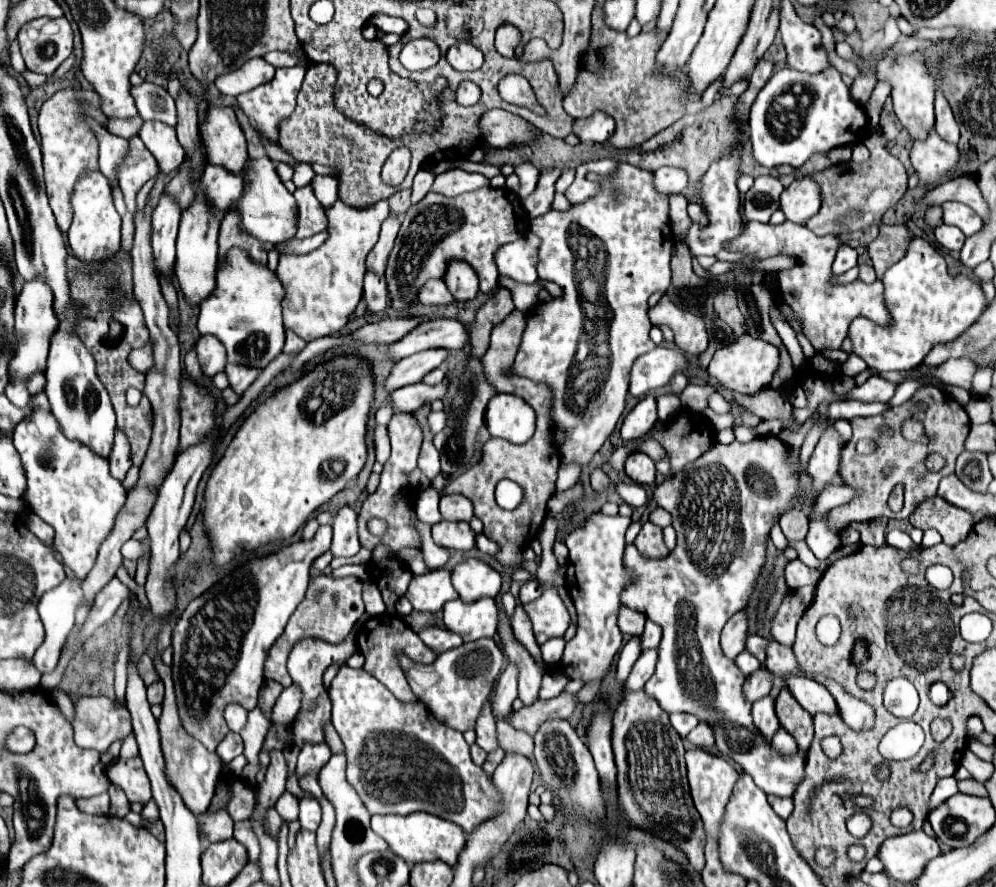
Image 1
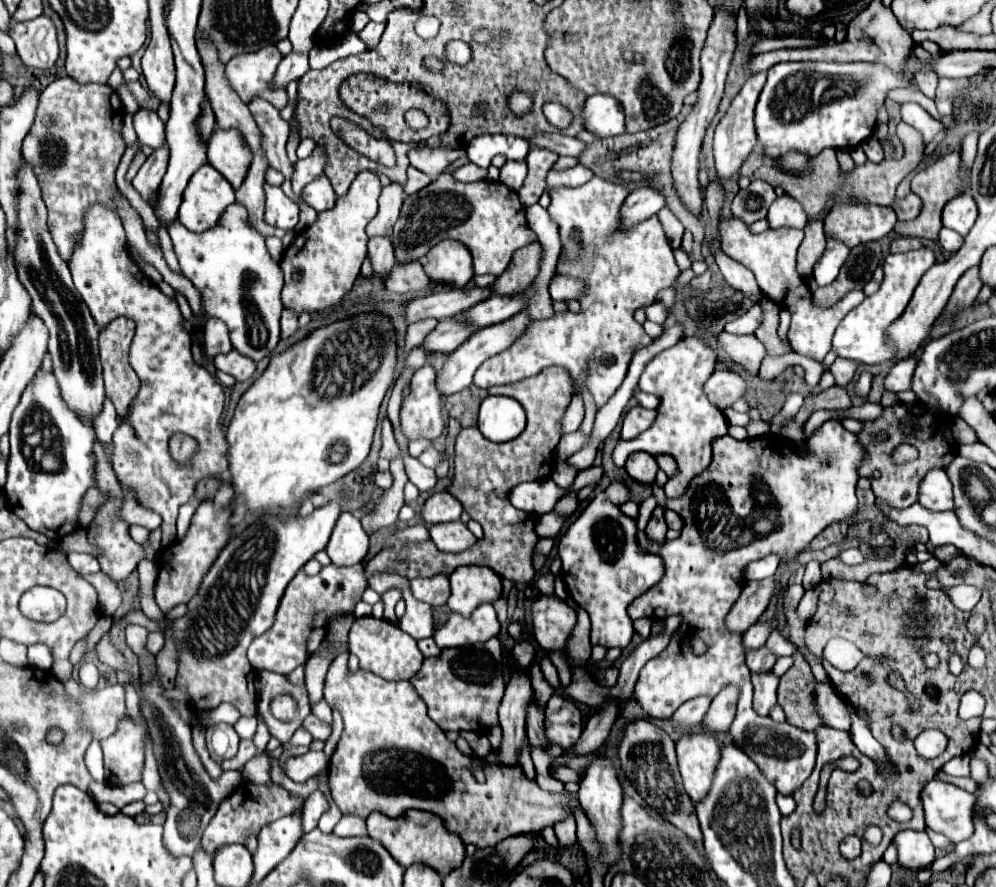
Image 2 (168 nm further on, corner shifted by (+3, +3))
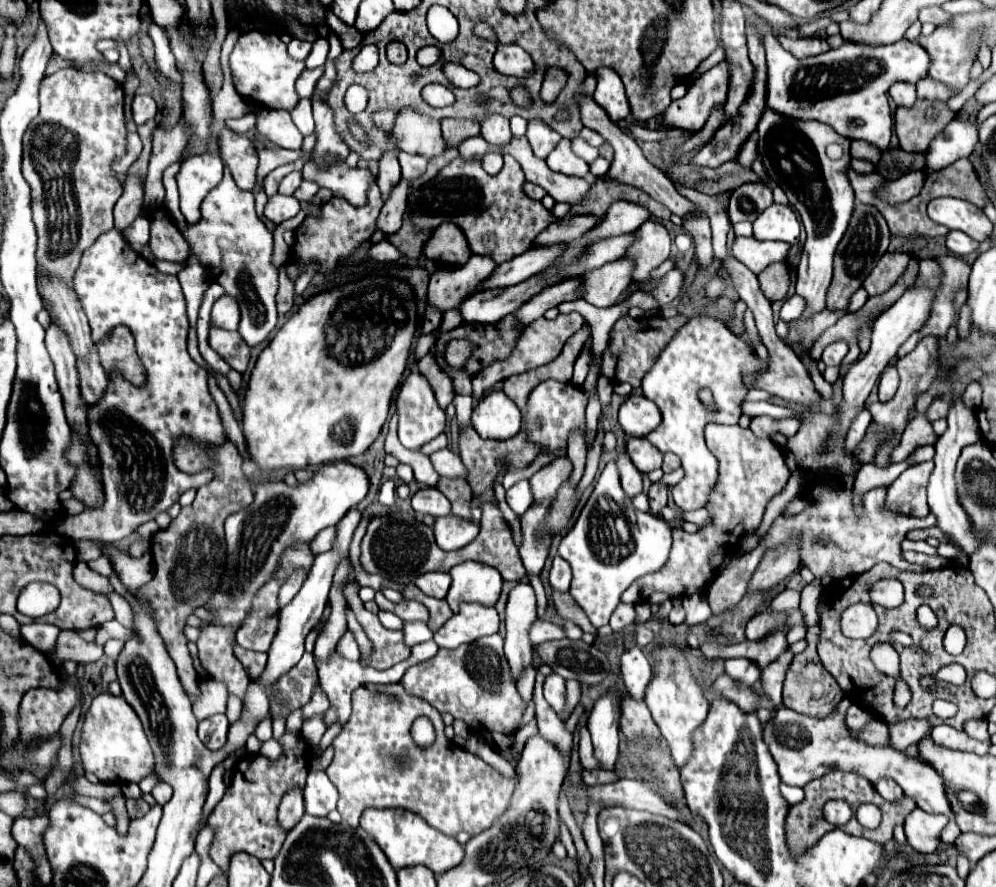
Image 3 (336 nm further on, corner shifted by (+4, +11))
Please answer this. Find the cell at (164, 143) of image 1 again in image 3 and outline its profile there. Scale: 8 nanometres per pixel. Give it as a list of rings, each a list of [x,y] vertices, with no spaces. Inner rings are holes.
[[[135,95],[133,99],[133,121],[137,125],[145,125],[147,121],[155,119],[157,115],[157,103],[151,95]]]

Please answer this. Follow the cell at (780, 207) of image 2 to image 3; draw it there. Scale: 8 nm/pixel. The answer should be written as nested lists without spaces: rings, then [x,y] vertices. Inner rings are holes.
[[[773,203],[769,205],[755,221],[753,221],[753,235],[757,239],[775,239],[785,243],[799,241],[799,221],[795,211],[789,205]]]

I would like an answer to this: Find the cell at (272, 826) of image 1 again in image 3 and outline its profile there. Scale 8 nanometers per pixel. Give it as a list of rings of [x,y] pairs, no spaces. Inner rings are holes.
[[[289,791],[281,805],[279,805],[279,825],[285,833],[289,833],[303,817],[303,793],[301,791]]]

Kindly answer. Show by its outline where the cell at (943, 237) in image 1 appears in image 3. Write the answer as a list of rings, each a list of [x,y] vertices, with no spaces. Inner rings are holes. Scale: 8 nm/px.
[[[949,231],[947,233],[947,247],[953,255],[957,257],[967,257],[971,255],[973,251],[979,249],[979,243],[973,241],[969,235],[961,233],[961,231]]]

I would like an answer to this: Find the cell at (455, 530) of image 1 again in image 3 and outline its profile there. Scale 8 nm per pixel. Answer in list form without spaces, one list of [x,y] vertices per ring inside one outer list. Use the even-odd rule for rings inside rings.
[[[445,515],[445,517],[437,517],[435,525],[435,541],[441,549],[445,551],[455,551],[465,547],[467,543],[471,543],[477,533],[479,533],[479,525],[455,515]]]

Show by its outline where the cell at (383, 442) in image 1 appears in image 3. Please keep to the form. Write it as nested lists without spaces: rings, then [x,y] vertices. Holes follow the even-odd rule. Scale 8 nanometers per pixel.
[[[389,425],[389,433],[387,433],[387,439],[385,439],[385,451],[389,455],[393,455],[399,463],[407,463],[411,465],[413,473],[415,473],[415,479],[421,483],[421,485],[429,485],[433,487],[439,479],[437,471],[433,469],[431,461],[427,455],[419,453],[419,451],[409,451],[405,449],[399,439],[397,439],[397,431],[395,431],[395,425]]]

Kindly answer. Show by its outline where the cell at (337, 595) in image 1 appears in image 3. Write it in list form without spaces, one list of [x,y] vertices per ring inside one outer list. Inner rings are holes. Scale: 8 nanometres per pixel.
[[[271,579],[253,599],[253,609],[237,633],[237,643],[251,651],[269,651],[279,625],[279,589],[283,581]]]

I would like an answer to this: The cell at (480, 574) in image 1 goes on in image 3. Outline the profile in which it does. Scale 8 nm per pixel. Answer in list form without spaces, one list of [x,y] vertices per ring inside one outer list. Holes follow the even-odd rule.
[[[465,561],[461,565],[455,565],[449,575],[453,577],[453,583],[445,599],[453,613],[459,611],[461,603],[469,601],[477,601],[481,605],[491,607],[501,595],[501,573],[485,563]]]

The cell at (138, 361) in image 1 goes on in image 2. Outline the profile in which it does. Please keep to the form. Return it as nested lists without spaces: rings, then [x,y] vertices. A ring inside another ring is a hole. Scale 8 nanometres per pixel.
[[[92,205],[84,217],[84,235],[82,241],[76,245],[74,255],[70,259],[70,271],[76,289],[80,291],[84,303],[88,305],[98,329],[102,331],[110,321],[118,317],[134,319],[136,335],[130,347],[130,365],[142,381],[142,387],[134,401],[130,403],[128,419],[120,419],[118,429],[112,437],[114,453],[112,453],[112,469],[118,475],[118,483],[124,489],[134,489],[138,493],[138,501],[146,505],[146,509],[154,509],[162,517],[162,545],[168,547],[176,539],[176,517],[178,507],[186,503],[202,477],[208,475],[222,475],[228,469],[228,441],[226,433],[220,425],[220,417],[224,411],[224,391],[218,381],[200,365],[194,363],[190,347],[192,339],[190,333],[184,329],[184,317],[178,309],[174,297],[164,295],[156,283],[152,283],[142,269],[132,261],[132,255],[126,245],[126,235],[122,221],[116,213],[102,205]],[[174,433],[186,433],[198,439],[198,455],[192,461],[192,467],[178,465],[168,453],[168,439]]]

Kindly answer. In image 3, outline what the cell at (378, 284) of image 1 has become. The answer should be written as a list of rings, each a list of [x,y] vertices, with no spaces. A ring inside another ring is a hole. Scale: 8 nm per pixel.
[[[401,181],[389,199],[385,201],[379,219],[377,219],[377,231],[381,231],[385,237],[391,237],[399,231],[403,223],[403,213],[405,213],[405,197],[407,197],[407,185]]]

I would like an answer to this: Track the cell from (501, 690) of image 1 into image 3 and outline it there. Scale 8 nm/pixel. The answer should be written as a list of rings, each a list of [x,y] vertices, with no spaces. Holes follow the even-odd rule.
[[[537,619],[531,629],[529,629],[529,641],[533,647],[541,645],[543,641],[551,641],[551,639],[563,639],[565,633],[561,629],[561,625],[551,623],[551,621],[541,621]]]

